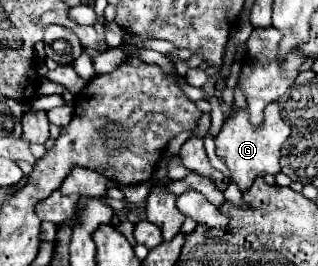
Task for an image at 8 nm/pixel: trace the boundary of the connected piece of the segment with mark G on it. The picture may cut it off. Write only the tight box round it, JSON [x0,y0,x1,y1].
[215,102,291,192]

